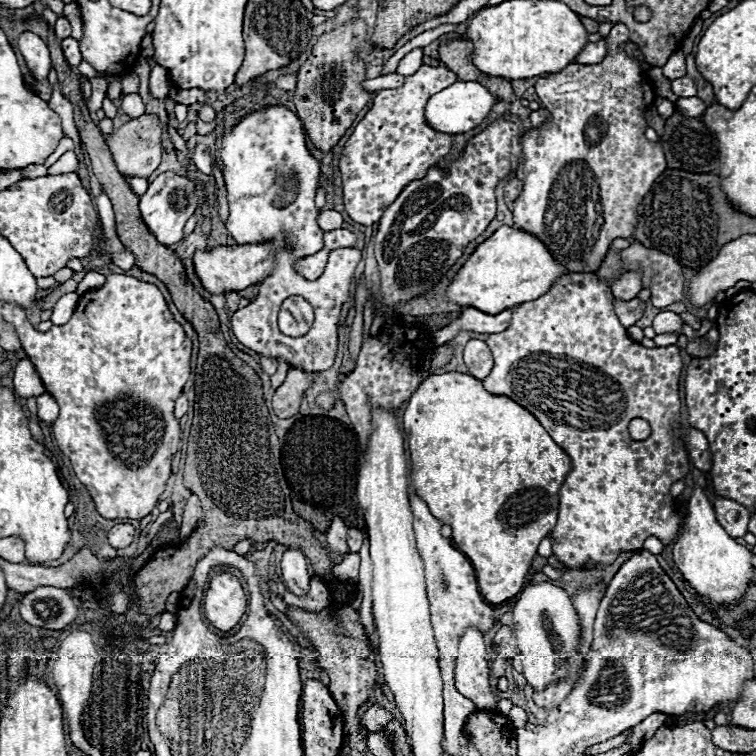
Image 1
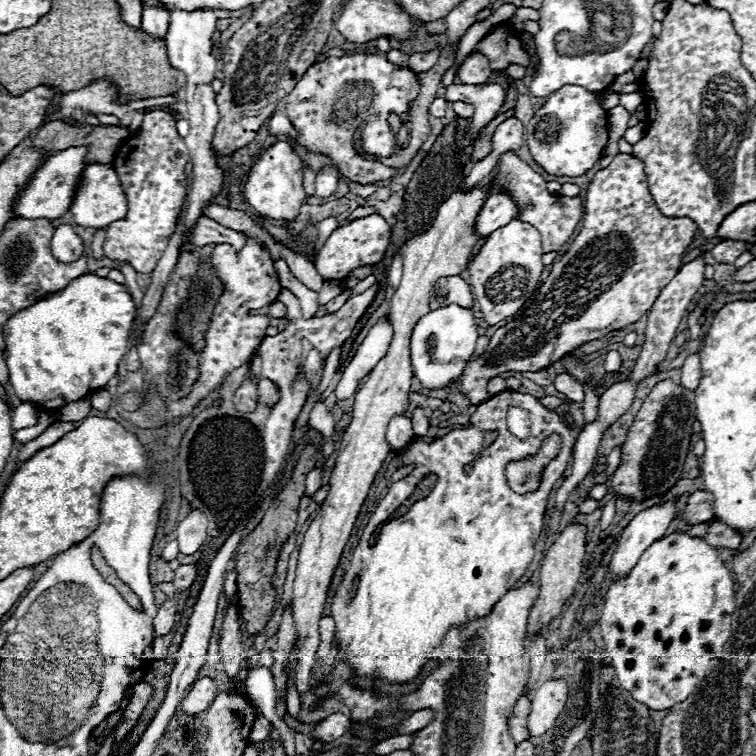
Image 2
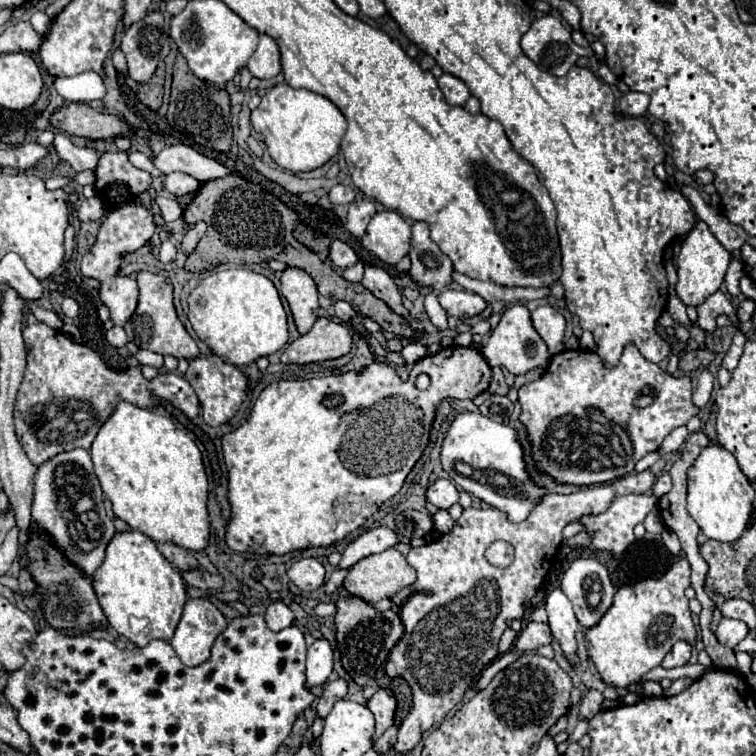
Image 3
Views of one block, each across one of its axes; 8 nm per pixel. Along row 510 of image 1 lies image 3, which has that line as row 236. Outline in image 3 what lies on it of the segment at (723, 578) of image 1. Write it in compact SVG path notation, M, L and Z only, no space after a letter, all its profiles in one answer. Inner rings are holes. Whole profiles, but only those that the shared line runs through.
M698 220L696 226L692 228L692 232L682 242L682 250L680 250L680 256L678 256L678 264L676 264L676 270L678 270L676 294L678 294L678 298L686 306L702 304L712 292L716 292L722 286L728 264L730 264L730 252L714 238L708 224Z

